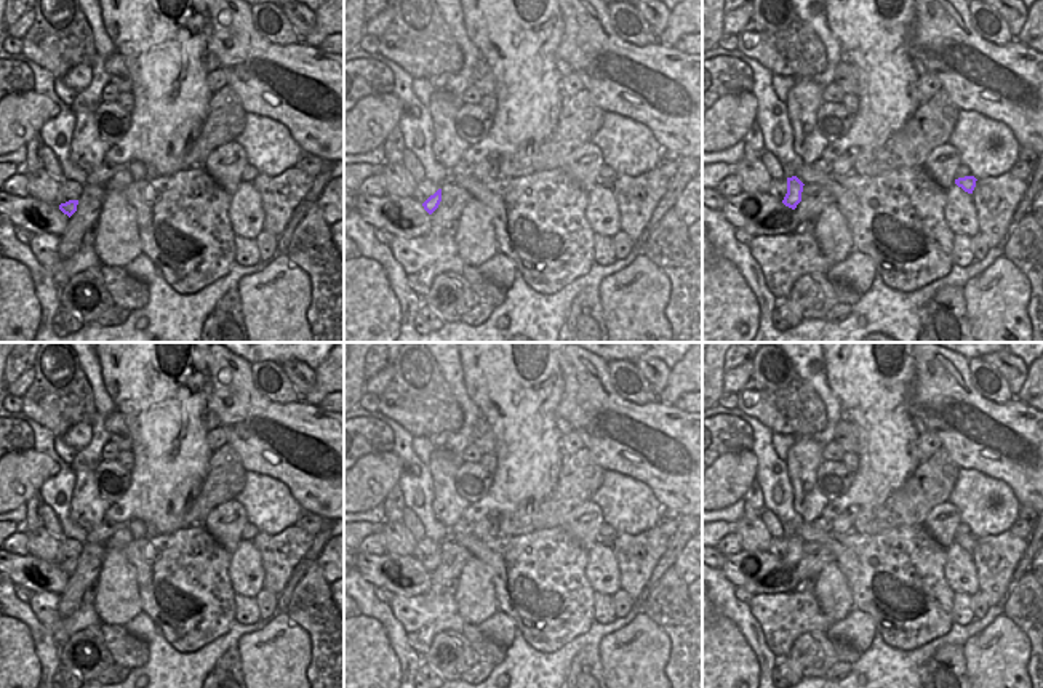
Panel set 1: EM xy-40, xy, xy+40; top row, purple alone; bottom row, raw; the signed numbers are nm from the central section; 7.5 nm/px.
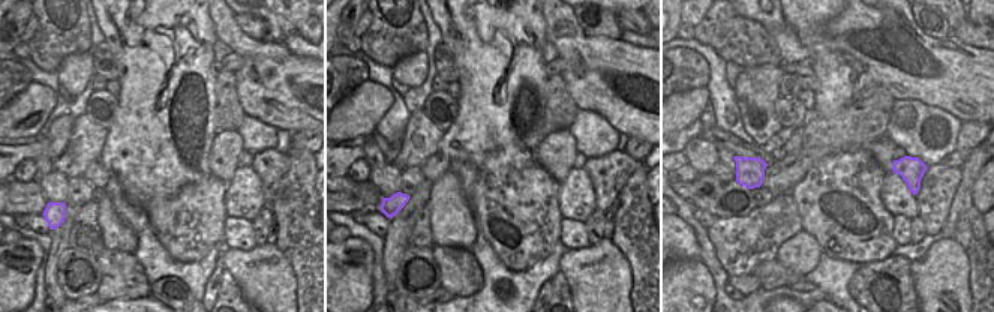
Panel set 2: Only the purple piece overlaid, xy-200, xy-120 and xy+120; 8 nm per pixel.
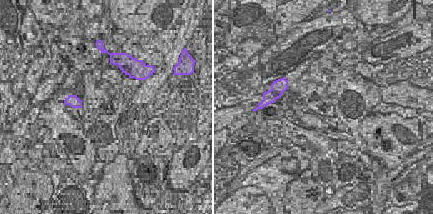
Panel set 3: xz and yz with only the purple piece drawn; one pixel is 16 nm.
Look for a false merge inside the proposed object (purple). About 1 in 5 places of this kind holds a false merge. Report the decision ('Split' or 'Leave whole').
Leave whole

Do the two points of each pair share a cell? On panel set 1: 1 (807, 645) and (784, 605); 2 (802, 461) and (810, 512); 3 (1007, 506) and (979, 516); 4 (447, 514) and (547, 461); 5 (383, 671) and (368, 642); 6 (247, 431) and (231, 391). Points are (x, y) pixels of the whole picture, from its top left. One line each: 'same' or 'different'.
1: different
2: same
3: same
4: different
5: same
6: same

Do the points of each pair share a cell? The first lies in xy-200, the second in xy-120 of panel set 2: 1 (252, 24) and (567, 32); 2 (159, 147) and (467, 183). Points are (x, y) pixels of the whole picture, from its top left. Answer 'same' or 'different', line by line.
1: different
2: different

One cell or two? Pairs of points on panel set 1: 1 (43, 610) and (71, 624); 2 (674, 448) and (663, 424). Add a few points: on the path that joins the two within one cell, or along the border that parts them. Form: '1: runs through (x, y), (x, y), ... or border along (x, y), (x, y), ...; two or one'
1: runs through (50, 616), (58, 624), (64, 624); one
2: runs through (671, 442), (664, 431); one

